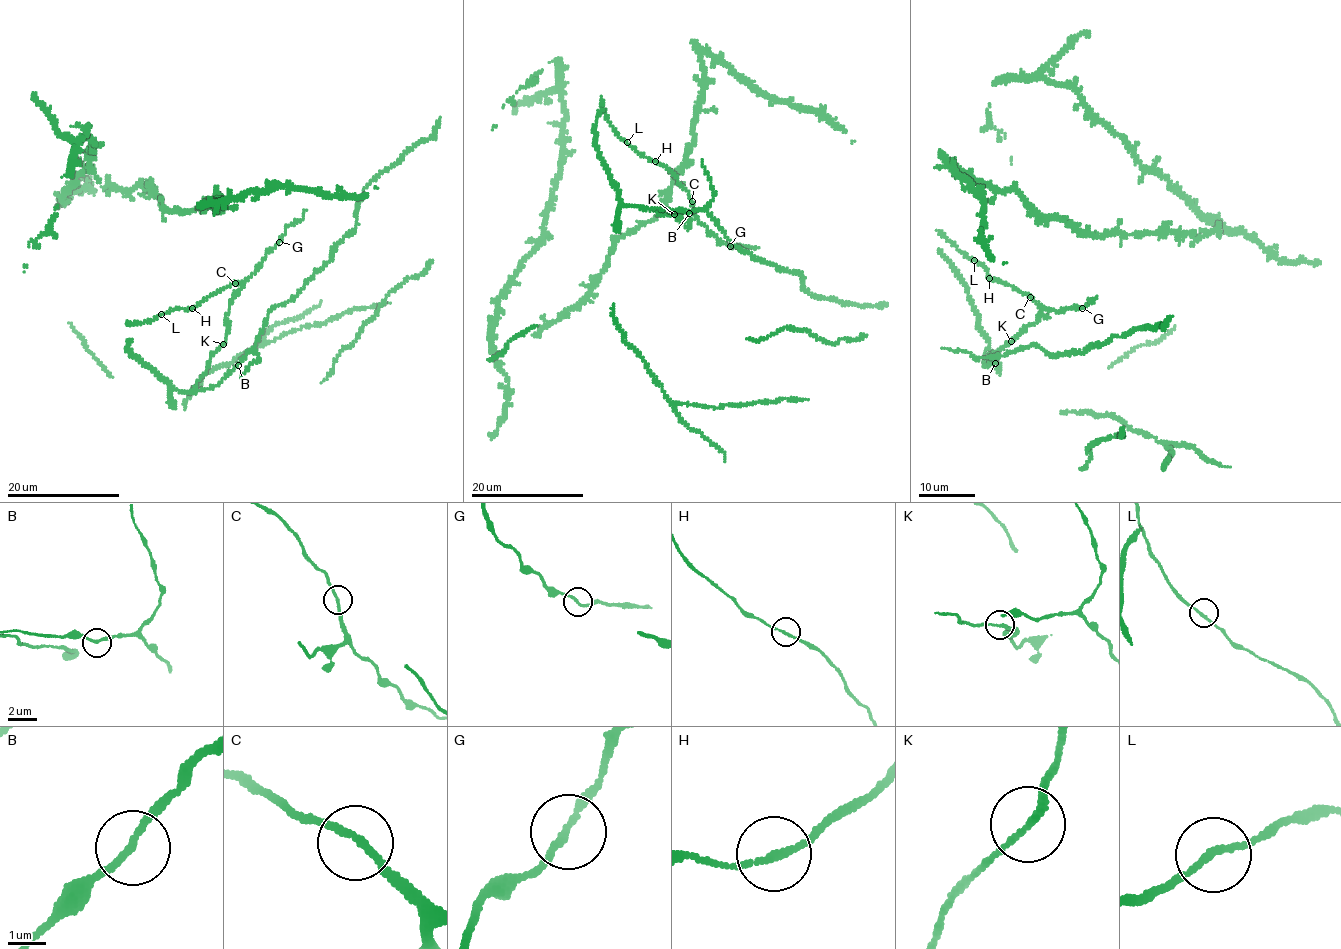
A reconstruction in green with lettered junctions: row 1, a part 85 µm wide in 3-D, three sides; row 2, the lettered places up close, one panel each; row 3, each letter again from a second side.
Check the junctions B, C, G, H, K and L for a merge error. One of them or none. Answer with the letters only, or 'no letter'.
no letter

